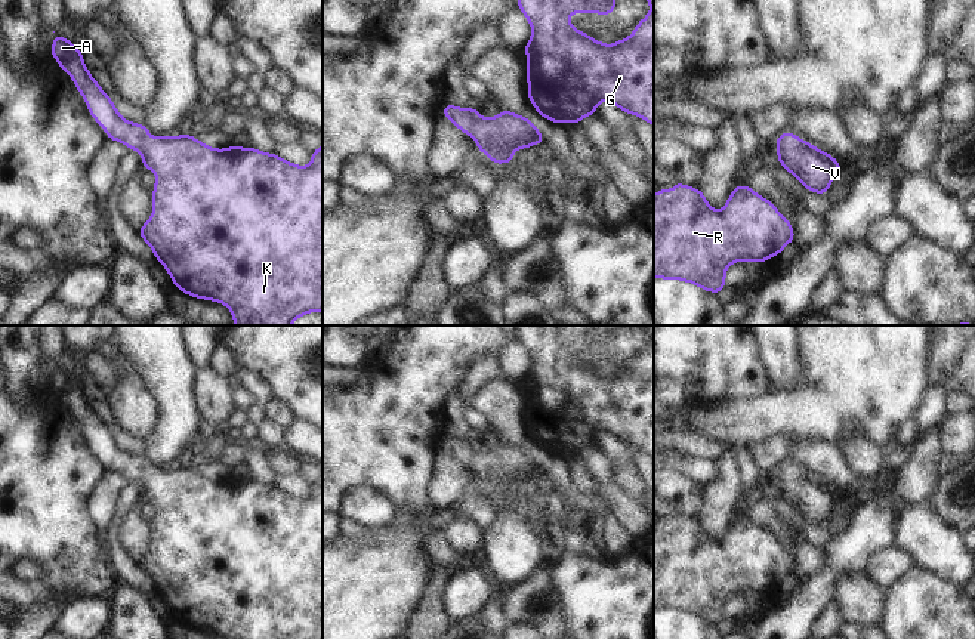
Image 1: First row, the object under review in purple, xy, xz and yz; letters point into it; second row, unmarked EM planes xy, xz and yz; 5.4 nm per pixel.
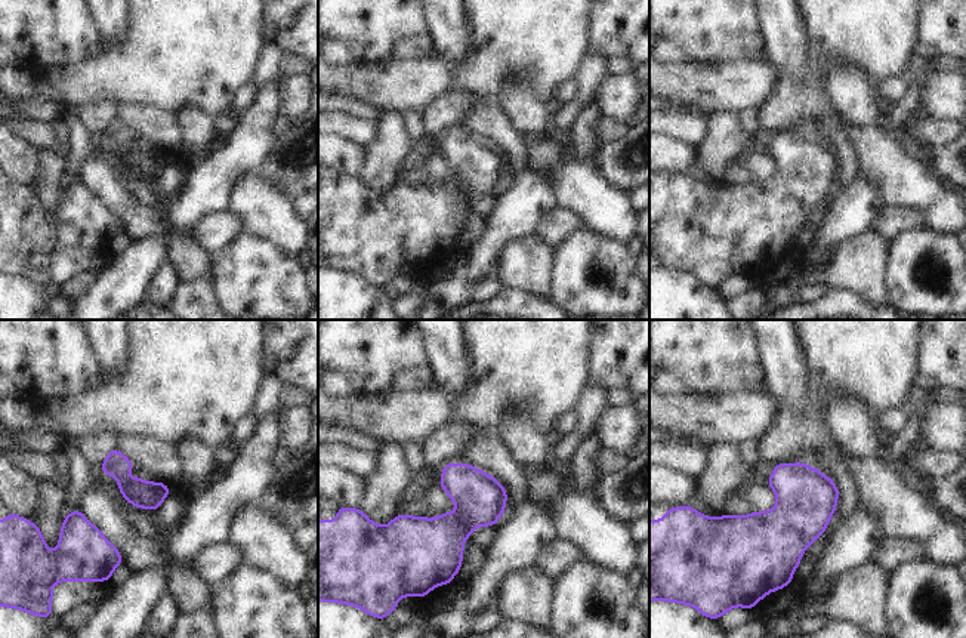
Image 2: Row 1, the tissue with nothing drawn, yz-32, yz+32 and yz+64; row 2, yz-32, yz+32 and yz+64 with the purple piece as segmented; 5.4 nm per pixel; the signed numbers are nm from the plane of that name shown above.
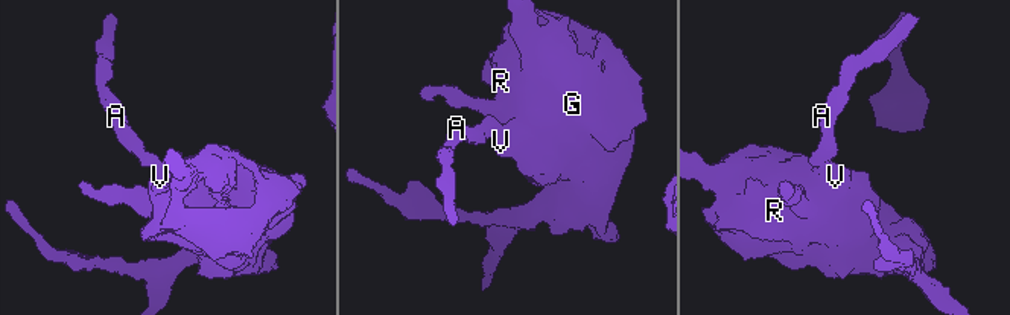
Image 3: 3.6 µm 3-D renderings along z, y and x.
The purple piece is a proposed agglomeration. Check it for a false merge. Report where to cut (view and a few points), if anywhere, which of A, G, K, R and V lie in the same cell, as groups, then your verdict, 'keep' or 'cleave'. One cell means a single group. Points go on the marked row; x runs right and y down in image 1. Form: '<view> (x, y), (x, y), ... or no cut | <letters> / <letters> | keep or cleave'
no cut | A G K R V | keep

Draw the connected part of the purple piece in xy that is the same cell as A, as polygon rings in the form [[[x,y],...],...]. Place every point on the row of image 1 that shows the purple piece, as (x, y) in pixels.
[[[55,33],[50,53],[71,75],[108,138],[141,151],[144,167],[157,175],[154,213],[139,235],[152,247],[154,257],[164,265],[179,290],[225,303],[232,311],[235,325],[291,325],[303,314],[323,312],[323,145],[312,152],[311,164],[300,167],[253,148],[209,148],[185,133],[181,138],[152,139],[146,126],[126,121],[115,111],[114,102],[92,78],[81,52],[71,41]]]

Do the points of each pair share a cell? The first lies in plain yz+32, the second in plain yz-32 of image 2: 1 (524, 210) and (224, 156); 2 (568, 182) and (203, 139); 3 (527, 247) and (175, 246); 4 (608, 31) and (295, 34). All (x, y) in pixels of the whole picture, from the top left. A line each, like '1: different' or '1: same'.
1: same
2: different
3: same
4: same

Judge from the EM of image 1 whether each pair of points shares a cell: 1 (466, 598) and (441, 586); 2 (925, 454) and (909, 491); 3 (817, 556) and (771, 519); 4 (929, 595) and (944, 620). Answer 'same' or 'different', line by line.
1: different
2: same
3: same
4: same

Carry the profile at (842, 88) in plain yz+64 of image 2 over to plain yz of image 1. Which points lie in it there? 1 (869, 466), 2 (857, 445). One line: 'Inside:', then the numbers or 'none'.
Inside: 1, 2

